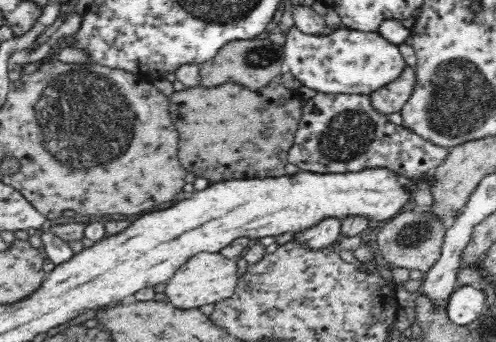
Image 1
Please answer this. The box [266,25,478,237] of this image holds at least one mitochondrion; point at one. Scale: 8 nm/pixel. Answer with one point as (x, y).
(347, 136)

